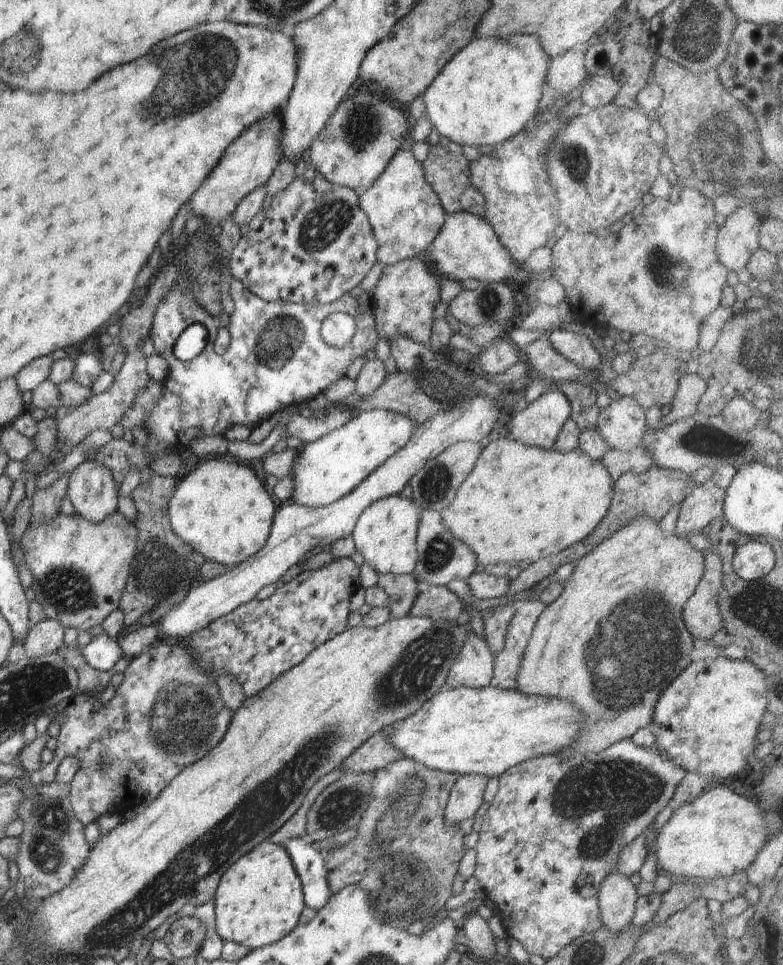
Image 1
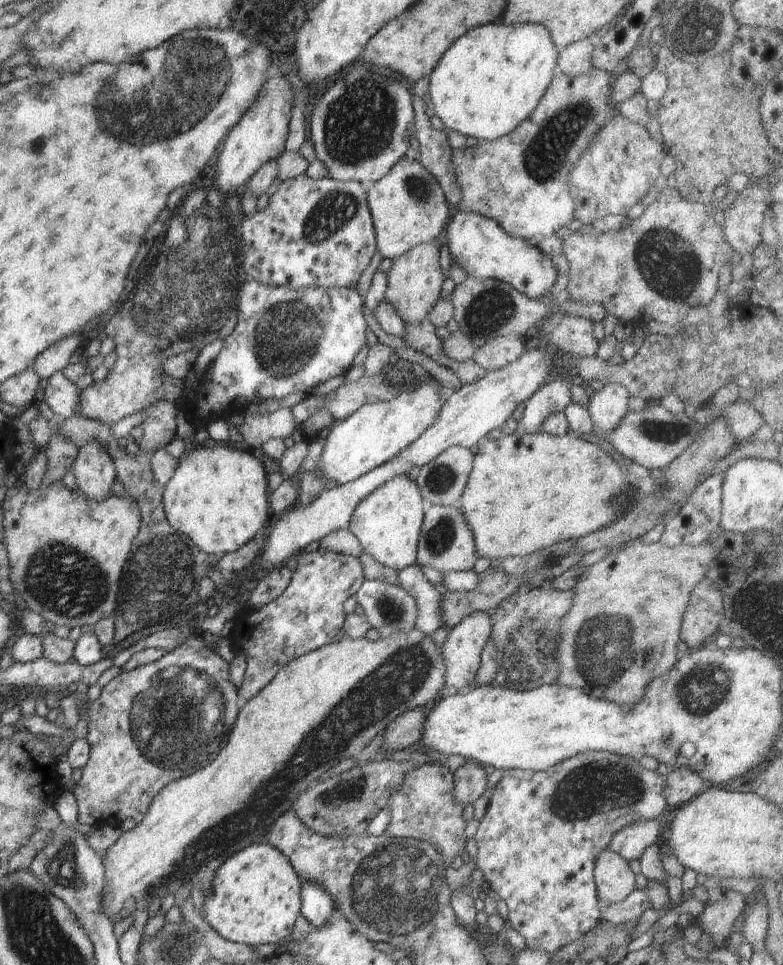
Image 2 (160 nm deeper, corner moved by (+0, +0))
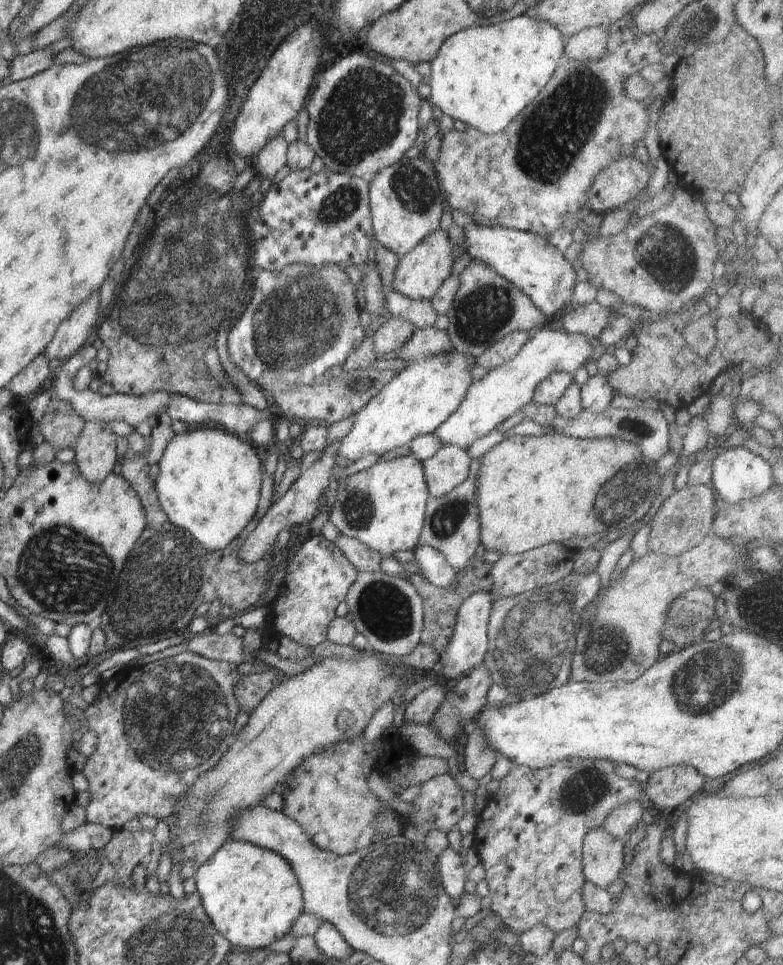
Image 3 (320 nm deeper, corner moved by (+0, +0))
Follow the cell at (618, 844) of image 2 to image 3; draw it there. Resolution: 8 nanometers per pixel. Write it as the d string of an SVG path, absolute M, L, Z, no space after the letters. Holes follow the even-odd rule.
M628 801L623 805L616 806L604 819L603 829L608 831L614 838L624 841L624 836L633 826L643 823L642 813L645 805L638 801Z

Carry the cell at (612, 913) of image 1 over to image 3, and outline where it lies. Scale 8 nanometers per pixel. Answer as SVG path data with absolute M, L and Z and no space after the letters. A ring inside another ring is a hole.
M603 827L589 830L583 838L581 863L586 880L606 889L619 877L624 864L624 848Z

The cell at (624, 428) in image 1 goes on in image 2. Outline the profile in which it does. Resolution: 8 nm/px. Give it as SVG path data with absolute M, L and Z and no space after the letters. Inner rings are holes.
M606 383L589 398L588 409L594 424L602 430L612 430L630 412L628 399L628 391L624 385Z

